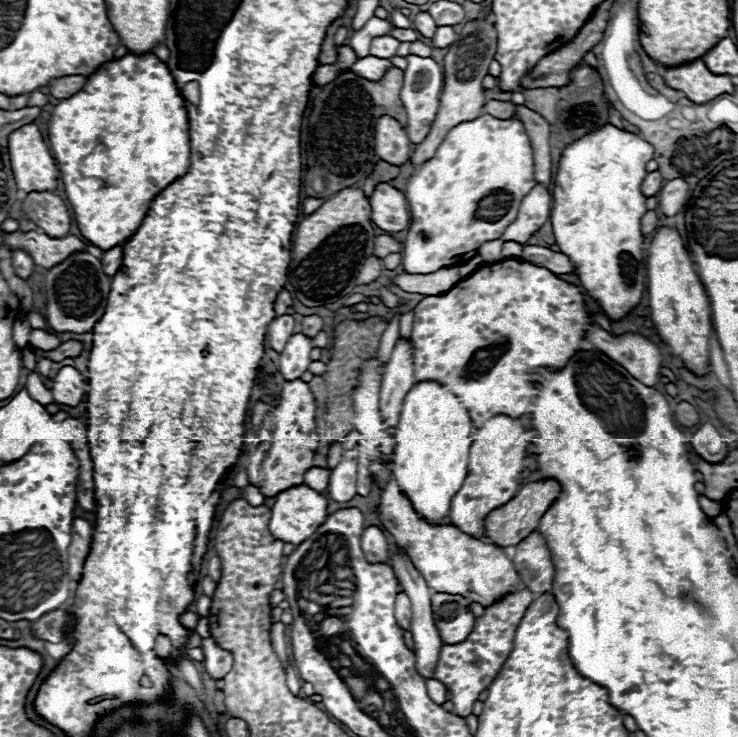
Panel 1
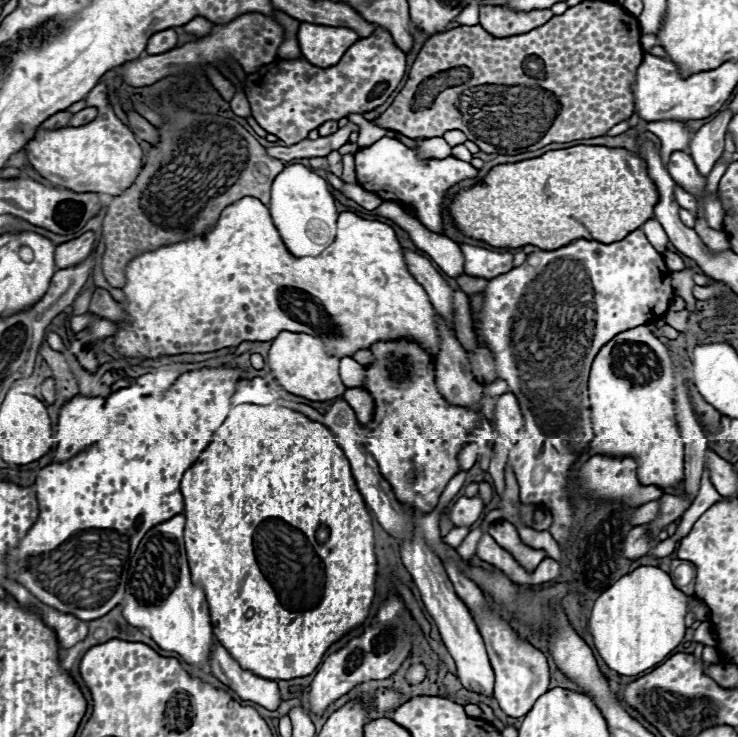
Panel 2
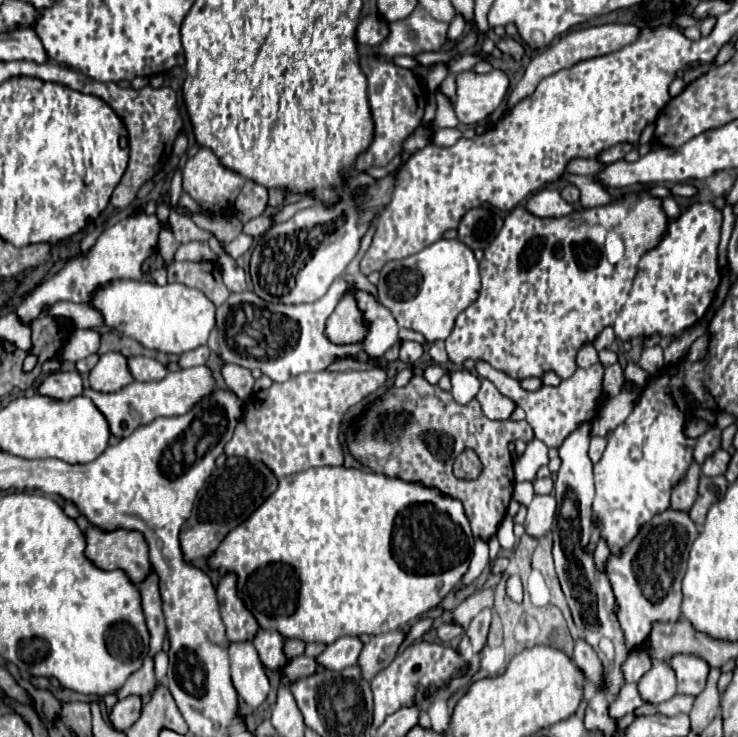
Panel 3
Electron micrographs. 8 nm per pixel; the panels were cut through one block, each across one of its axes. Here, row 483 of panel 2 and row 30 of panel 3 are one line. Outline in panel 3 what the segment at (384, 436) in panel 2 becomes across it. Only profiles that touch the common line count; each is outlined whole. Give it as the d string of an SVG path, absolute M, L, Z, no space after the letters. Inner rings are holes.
M416 6L408 18L388 24L390 34L384 44L380 44L380 54L394 58L398 54L416 56L420 52L436 52L448 40L448 26L450 24L432 20L424 8Z

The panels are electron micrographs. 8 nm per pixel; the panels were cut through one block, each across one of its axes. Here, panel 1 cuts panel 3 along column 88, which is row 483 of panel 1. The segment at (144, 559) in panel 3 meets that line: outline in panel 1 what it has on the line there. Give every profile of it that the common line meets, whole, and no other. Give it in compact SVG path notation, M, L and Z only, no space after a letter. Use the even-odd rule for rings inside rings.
M554 478L536 480L536 482L522 486L520 492L510 502L506 502L504 506L500 506L488 514L488 518L484 520L486 536L490 540L494 540L498 546L510 546L510 544L516 546L522 538L526 538L532 530L538 528L540 518L552 506L552 502L558 498L558 494L560 494L560 484Z

